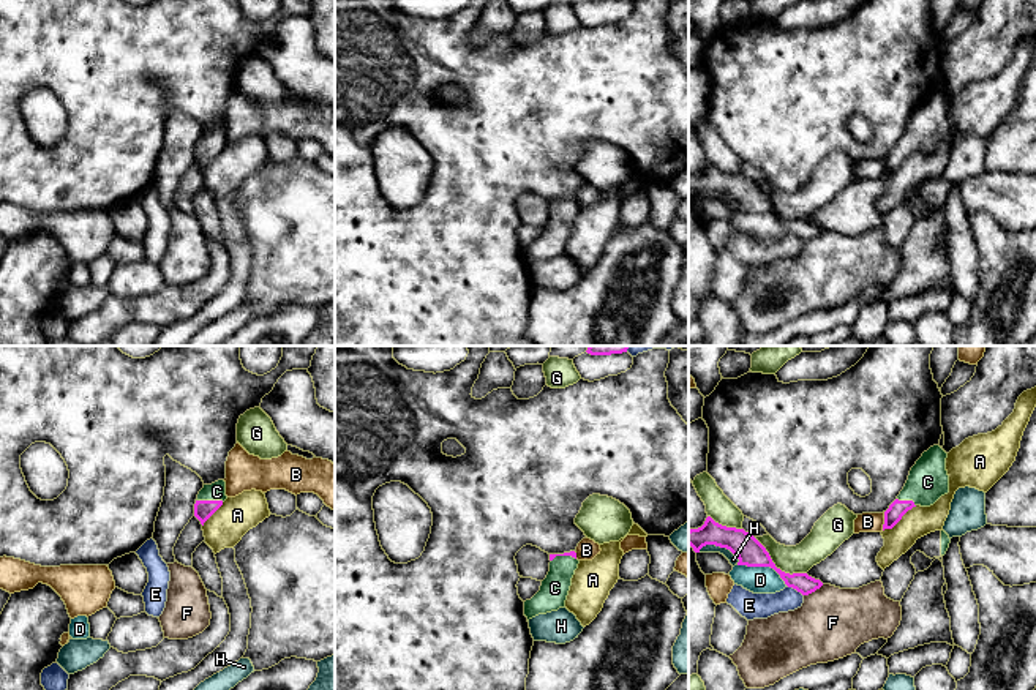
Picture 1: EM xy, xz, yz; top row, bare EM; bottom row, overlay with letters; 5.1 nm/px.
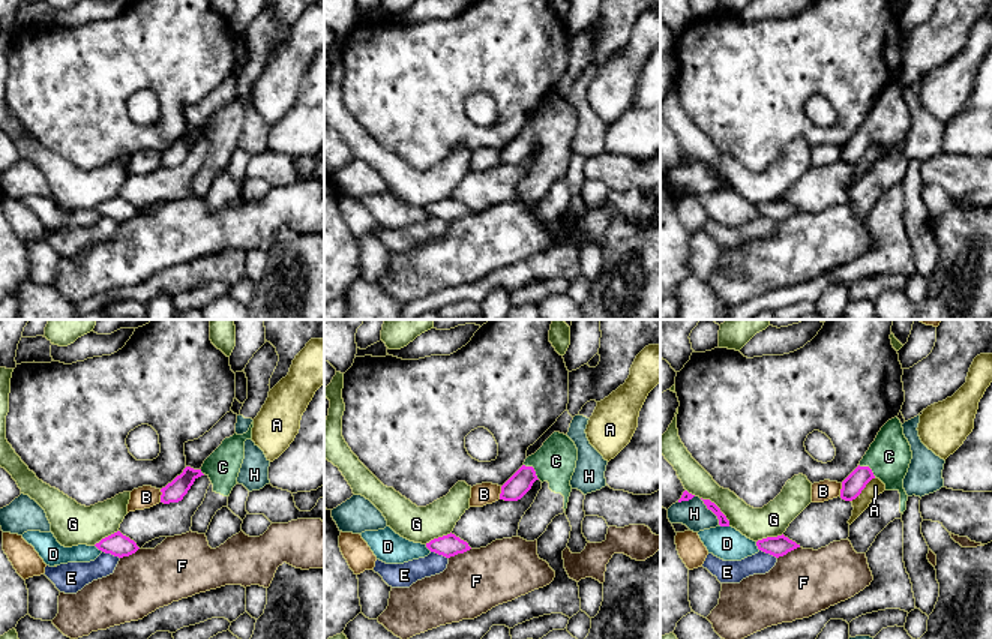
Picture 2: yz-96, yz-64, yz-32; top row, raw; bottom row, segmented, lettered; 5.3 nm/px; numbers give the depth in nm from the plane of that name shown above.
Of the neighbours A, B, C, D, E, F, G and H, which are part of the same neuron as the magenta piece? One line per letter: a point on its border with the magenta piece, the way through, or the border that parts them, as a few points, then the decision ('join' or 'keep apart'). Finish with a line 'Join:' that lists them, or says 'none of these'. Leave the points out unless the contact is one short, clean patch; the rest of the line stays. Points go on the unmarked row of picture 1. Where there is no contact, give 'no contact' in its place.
A: contact yz (899, 166); keep apart
B: contact yz (885, 168); keep apart
C: contact xy (210, 147); way xy (202, 155), (210, 147), (217, 138); join
D: contact yz (763, 212); keep apart
E: contact yz (795, 234); keep apart
F: contact yz (814, 237); border yz (823, 231), (804, 242); keep apart
G: contact yz (776, 213); keep apart
H: contact yz (719, 191); border yz (698, 198), (706, 191), (719, 191), (725, 193), (739, 207); keep apart
Join: C

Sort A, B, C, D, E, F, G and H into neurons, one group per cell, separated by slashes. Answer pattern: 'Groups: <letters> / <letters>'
Groups: A / B E / C / D / F / G / H

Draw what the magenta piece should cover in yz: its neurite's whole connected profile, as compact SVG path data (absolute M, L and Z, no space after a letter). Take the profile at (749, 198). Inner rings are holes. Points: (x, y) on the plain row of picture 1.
M711 163L698 175L689 177L689 191L695 199L706 191L715 191L730 196L738 205L738 212L747 213L771 213L788 234L796 235L802 242L809 242L820 235L823 229L809 223L807 219L785 219L775 213L766 194L744 175L726 174L715 169Z

